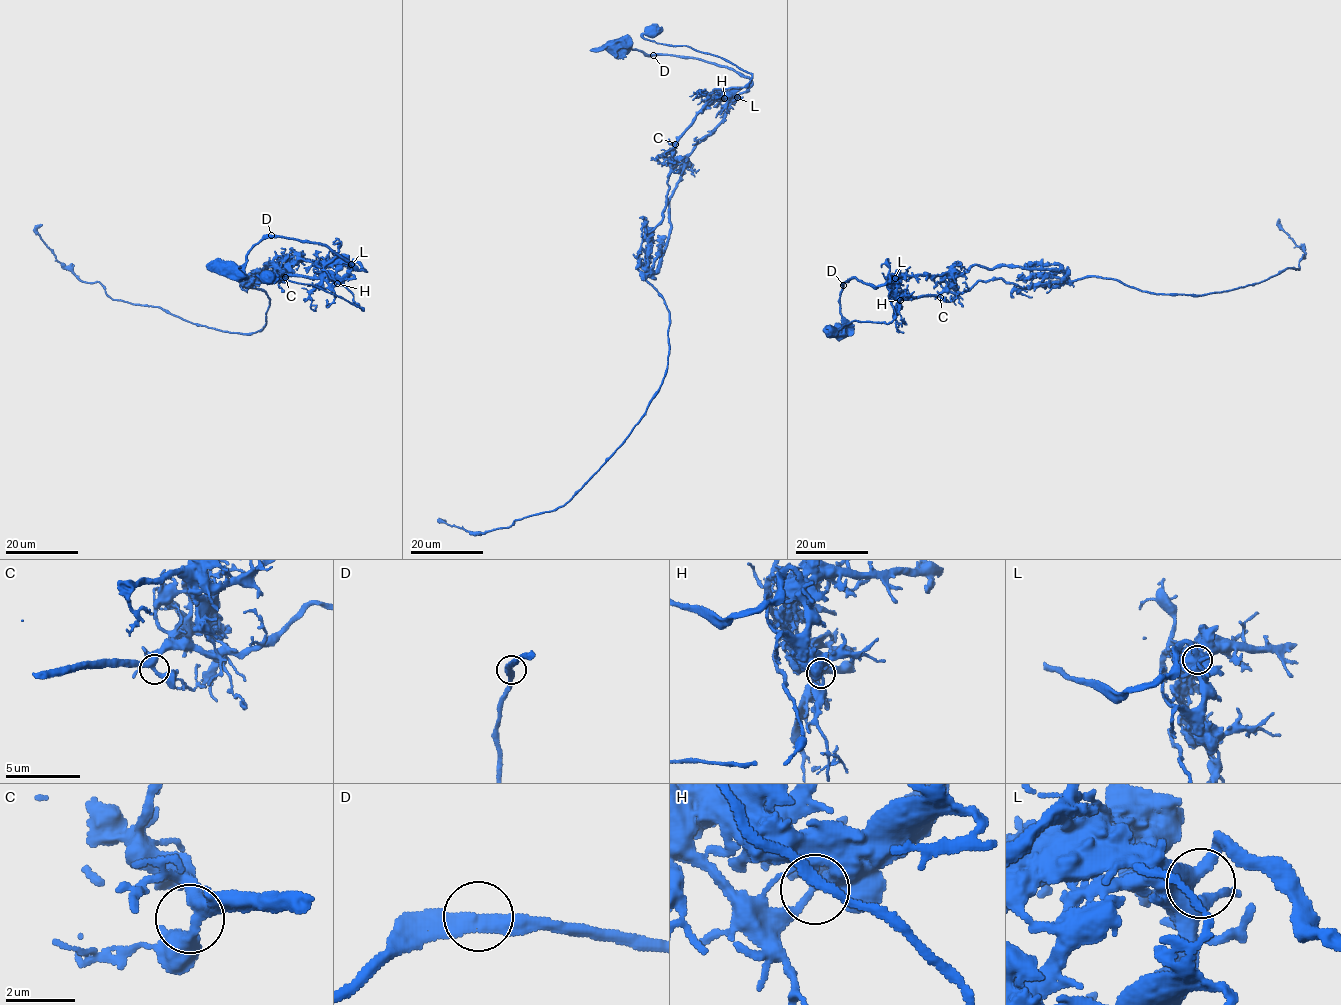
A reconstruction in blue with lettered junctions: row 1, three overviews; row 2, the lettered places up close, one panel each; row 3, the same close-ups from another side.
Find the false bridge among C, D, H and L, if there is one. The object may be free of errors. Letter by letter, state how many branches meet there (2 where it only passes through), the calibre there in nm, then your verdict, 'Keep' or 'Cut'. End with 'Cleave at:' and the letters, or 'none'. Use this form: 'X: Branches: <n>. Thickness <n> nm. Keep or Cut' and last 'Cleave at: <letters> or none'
C: Branches: 3. Thickness 360 nm. Keep
D: Branches: 2. Thickness 360 nm. Keep
H: Branches: 2. Thickness 340 nm. Cut
L: Branches: 3. Thickness 500 nm. Keep
Cleave at: H

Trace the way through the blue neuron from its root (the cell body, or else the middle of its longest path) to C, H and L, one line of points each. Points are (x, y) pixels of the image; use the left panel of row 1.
C: (266, 278), (317, 286), (363, 311), (352, 293), (325, 270), (314, 279), (285, 277)
H: (266, 278), (317, 286), (363, 311), (346, 287), (322, 272), (337, 283)
L: (266, 278), (317, 286), (363, 311), (352, 293), (324, 269), (334, 264), (351, 264)

